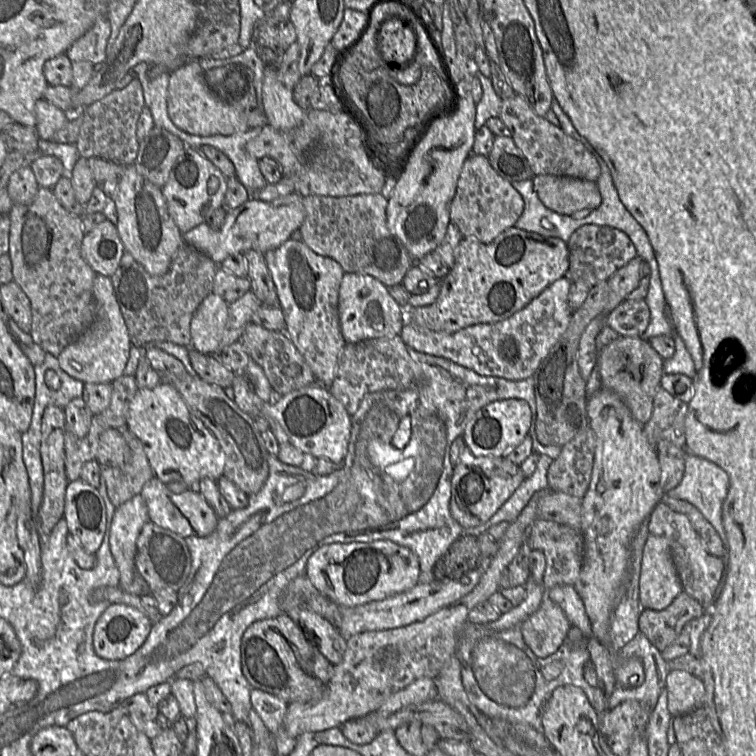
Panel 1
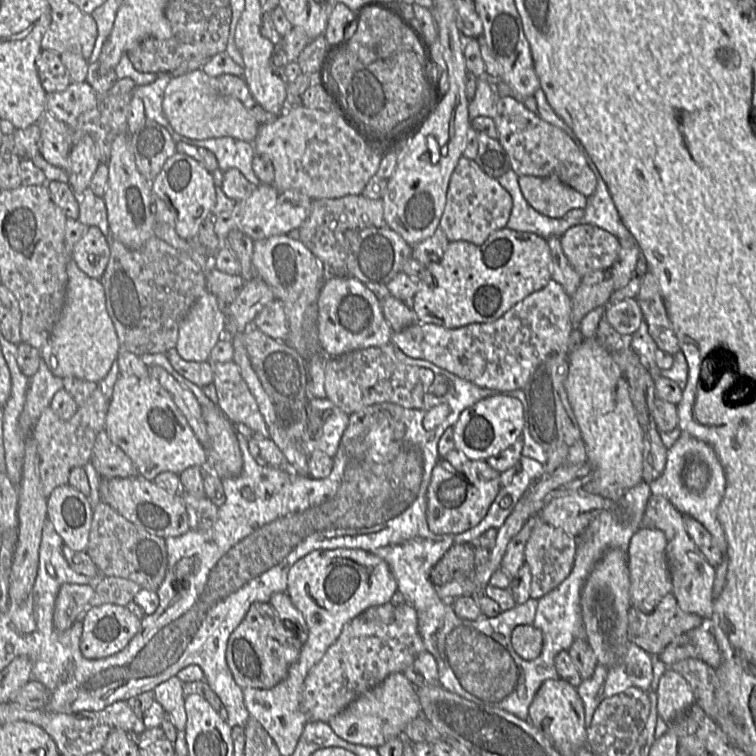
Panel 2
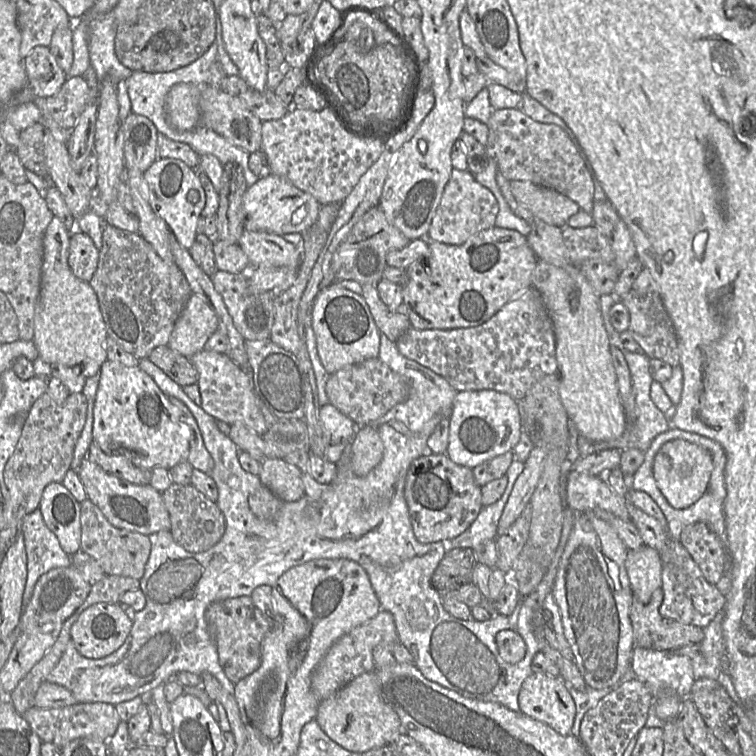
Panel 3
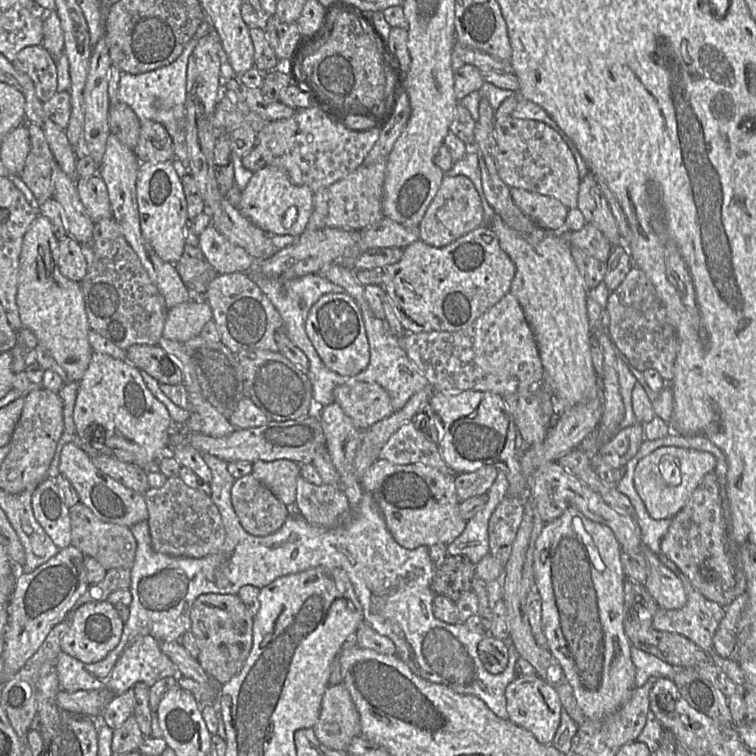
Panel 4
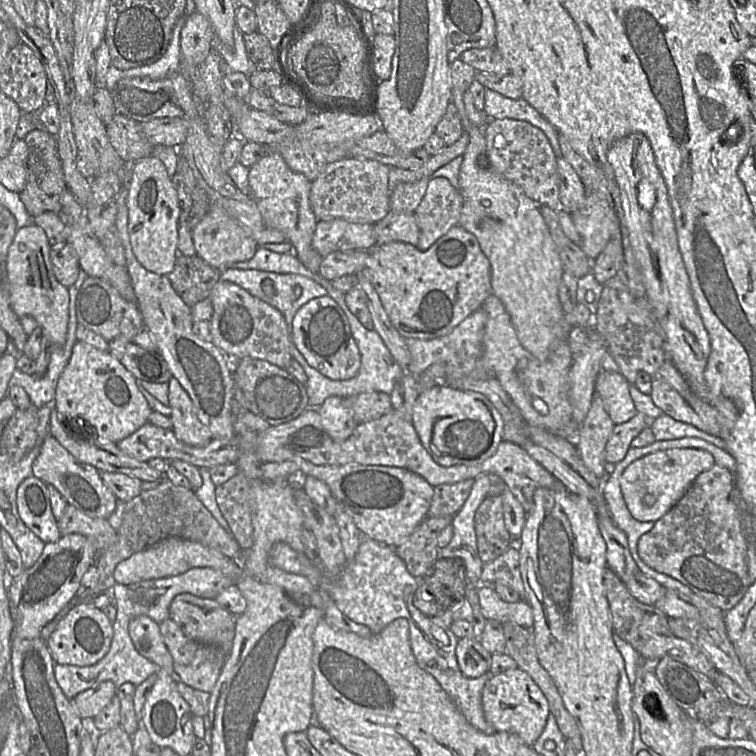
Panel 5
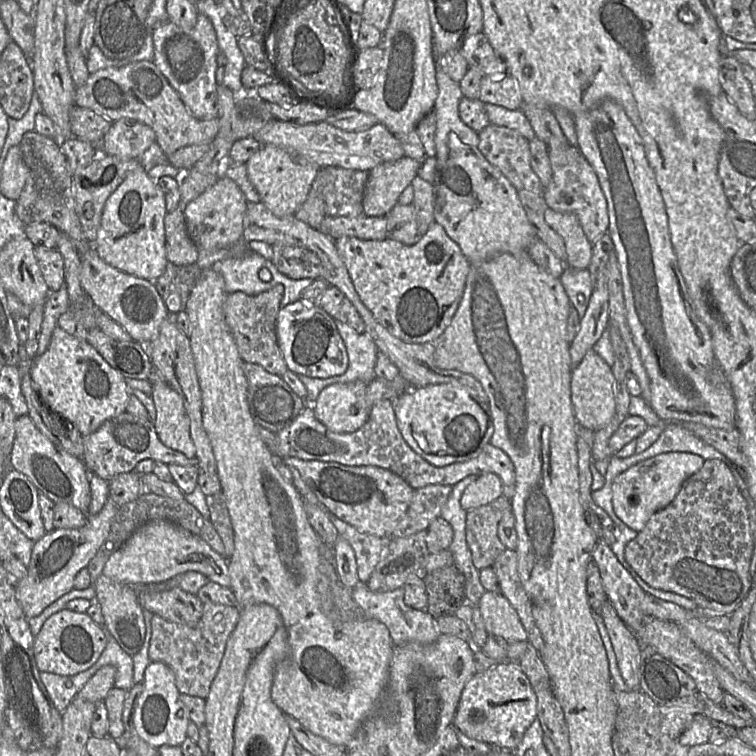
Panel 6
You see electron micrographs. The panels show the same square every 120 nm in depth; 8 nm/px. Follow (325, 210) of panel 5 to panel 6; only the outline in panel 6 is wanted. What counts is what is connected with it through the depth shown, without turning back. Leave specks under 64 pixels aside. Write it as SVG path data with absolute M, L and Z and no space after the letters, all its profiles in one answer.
M335 166L319 168L312 185L324 196L327 217L365 215L362 200L367 178L368 171Z

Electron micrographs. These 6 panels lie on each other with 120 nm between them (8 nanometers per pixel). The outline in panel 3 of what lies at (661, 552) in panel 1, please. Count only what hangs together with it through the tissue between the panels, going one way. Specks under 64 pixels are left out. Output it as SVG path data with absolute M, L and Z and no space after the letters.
M647 545L638 549L628 550L626 558L626 570L629 576L633 597L646 604L650 601L653 592L662 585L663 563L660 553Z

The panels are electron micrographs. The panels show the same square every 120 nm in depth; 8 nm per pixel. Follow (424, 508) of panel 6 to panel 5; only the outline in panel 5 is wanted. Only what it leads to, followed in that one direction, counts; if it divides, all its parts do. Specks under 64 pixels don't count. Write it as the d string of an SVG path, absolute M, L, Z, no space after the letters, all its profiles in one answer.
M467 479L452 484L442 484L434 487L427 517L453 516L467 500L474 479Z

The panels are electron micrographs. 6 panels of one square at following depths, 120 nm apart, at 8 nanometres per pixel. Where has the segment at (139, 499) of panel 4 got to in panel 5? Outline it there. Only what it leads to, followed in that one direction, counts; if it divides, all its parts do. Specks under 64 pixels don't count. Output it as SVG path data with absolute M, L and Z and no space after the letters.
M46 435L32 464L32 476L56 488L69 506L74 506L92 518L108 519L119 501L103 482L99 471L73 457L54 437Z

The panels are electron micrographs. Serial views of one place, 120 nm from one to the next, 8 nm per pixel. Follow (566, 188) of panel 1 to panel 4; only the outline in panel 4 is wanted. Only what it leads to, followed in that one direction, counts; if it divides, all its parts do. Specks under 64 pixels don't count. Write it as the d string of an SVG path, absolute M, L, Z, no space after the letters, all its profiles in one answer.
M510 188L516 206L533 222L556 233L565 228L569 209L559 200L522 188Z

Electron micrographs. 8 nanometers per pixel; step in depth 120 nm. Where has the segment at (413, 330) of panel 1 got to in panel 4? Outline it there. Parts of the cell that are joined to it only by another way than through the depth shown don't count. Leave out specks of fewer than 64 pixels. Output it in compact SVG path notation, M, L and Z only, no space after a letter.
M509 293L464 329L455 332L405 332L397 338L409 359L435 390L491 391L510 395L531 391L544 382L537 343L519 302Z

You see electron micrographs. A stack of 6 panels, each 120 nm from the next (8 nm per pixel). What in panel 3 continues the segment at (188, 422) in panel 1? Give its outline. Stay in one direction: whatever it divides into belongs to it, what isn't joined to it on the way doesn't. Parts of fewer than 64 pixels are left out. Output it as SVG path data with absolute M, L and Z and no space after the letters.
M105 361L99 371L99 385L92 407L92 436L107 454L125 457L139 468L170 469L186 461L189 454L190 432L181 422L181 413L171 403L155 381L138 367L126 367L119 362Z

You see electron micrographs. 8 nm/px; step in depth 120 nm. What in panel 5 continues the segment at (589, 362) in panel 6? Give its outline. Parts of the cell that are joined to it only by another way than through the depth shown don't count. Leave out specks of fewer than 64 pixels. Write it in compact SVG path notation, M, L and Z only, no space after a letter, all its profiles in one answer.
M601 370L595 382L595 395L602 399L615 425L625 423L638 414L630 395L630 384L620 372Z

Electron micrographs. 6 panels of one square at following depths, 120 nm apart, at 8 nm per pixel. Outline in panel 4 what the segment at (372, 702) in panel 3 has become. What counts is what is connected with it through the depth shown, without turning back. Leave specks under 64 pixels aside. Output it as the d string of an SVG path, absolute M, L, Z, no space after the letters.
M342 683L326 688L313 730L323 745L340 752L346 752L353 739L361 734L359 714Z

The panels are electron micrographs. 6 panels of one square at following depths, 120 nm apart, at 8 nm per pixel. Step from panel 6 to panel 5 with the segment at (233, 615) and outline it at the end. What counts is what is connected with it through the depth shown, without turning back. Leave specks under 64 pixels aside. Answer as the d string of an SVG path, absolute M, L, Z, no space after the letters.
M171 619L159 624L164 643L173 658L173 679L203 692L211 693L226 659L225 652L213 645L200 643L186 636Z

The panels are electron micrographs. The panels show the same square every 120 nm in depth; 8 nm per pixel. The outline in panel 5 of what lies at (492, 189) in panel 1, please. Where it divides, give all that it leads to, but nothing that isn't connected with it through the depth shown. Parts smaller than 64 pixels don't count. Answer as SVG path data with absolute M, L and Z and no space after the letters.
M430 178L425 195L414 214L419 227L416 247L429 249L449 229L458 225L463 199L446 178Z

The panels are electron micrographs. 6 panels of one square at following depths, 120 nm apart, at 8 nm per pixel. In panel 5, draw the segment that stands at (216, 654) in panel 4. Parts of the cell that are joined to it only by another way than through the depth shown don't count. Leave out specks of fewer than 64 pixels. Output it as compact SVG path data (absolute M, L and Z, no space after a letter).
M189 593L177 595L169 608L169 619L174 621L183 633L194 641L216 646L227 656L235 636L237 616L222 607L215 599L205 599Z

